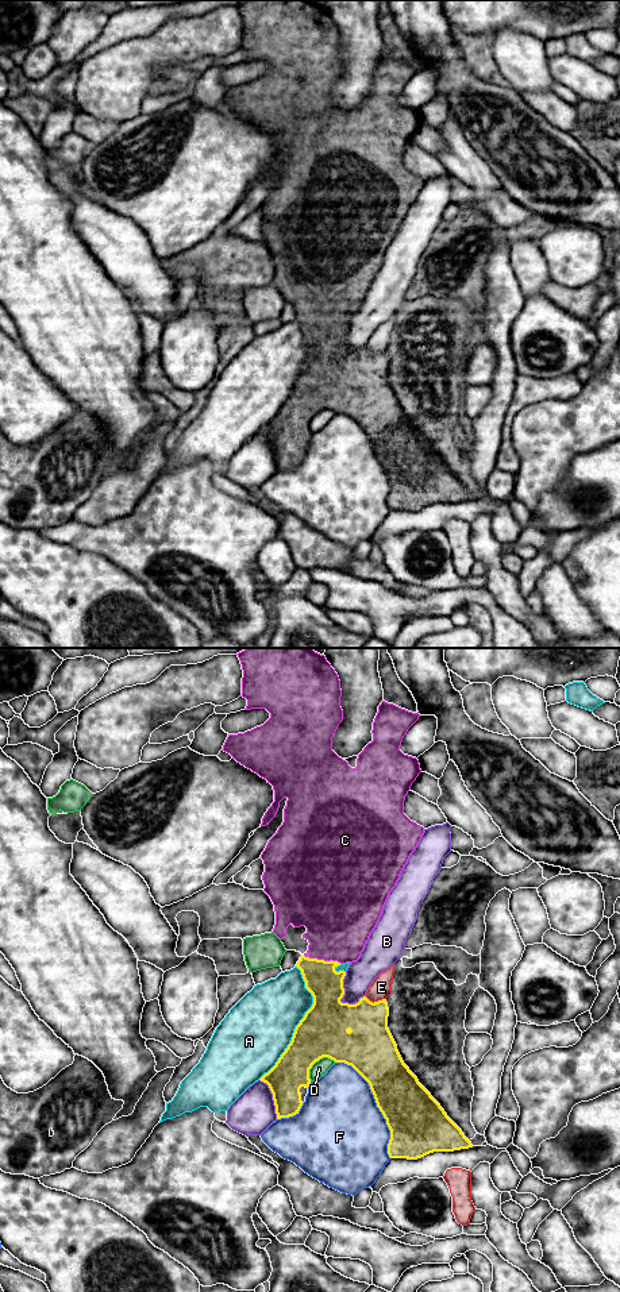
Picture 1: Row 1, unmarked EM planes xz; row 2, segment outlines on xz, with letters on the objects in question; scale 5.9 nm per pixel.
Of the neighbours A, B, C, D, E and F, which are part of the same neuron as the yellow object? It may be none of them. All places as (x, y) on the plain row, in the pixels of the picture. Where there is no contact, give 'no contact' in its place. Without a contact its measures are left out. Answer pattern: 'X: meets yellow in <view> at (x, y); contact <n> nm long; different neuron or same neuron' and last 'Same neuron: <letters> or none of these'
A: meets yellow in xz at (299, 375); contact 700 nm long; different neuron
B: meets yellow in xz at (343, 346); contact 200 nm long; different neuron
C: meets yellow in xz at (323, 312); contact 220 nm long; same neuron
D: meets yellow in xz at (316, 412); contact 200 nm long; different neuron
E: meets yellow in xz at (376, 354); contact 130 nm long; different neuron
F: meets yellow in xz at (377, 456); contact 650 nm long; different neuron
Same neuron: C

